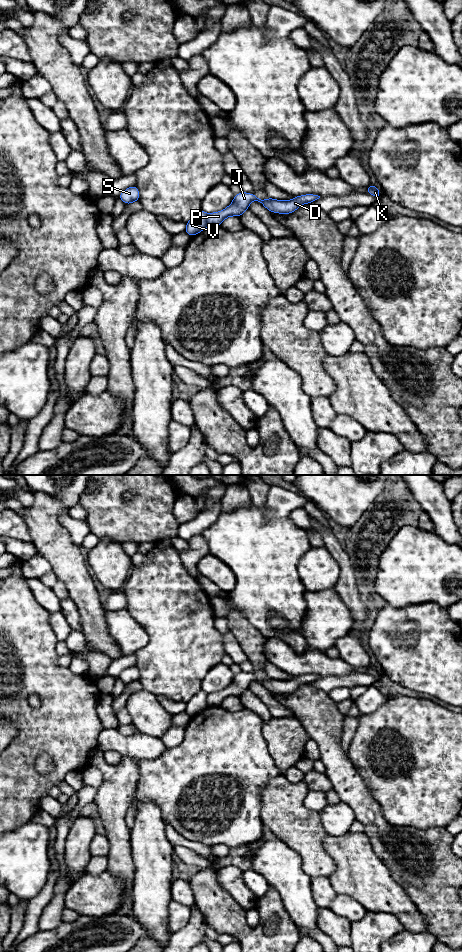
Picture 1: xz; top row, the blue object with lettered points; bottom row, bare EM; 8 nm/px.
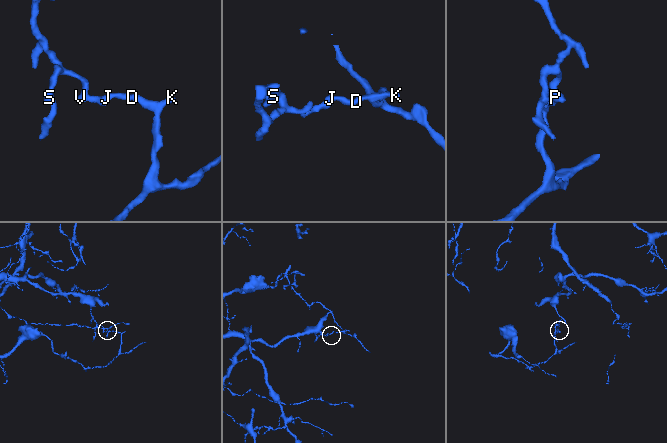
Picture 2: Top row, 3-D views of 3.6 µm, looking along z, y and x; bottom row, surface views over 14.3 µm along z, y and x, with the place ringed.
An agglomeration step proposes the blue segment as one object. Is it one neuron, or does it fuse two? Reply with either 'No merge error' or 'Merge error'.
Merge error

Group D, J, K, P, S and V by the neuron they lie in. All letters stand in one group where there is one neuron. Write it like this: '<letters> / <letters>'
D J K P / S V

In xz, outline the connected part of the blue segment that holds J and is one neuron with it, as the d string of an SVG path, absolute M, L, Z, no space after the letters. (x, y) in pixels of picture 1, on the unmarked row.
M241 672L234 676L232 683L219 692L209 693L207 695L208 706L221 706L222 702L231 696L240 697L248 688L251 682L258 681L272 693L290 694L297 690L303 684L310 684L319 679L315 674L305 674L295 676L292 680L276 680L267 678L259 679L254 673Z

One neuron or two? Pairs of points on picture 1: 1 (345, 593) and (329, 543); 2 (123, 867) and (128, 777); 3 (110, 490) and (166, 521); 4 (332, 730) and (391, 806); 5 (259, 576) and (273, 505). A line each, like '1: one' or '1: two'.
1: one
2: one
3: one
4: two
5: one

